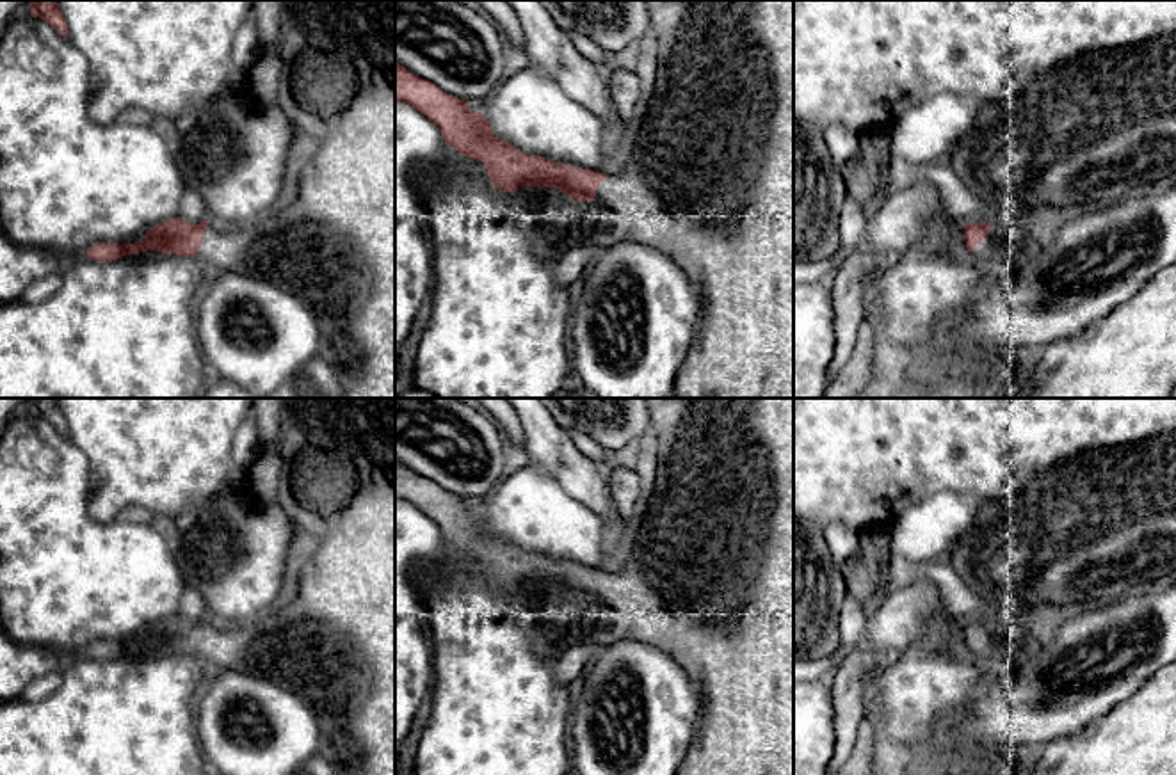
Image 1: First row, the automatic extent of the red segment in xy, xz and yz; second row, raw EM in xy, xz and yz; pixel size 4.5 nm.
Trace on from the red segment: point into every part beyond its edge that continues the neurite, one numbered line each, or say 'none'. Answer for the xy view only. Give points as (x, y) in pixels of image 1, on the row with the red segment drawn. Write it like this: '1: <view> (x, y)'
1: xy (333, 246)

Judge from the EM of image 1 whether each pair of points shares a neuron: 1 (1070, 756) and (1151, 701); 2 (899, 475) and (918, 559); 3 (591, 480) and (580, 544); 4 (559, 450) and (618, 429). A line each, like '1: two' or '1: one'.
1: one
2: two
3: two
4: two

